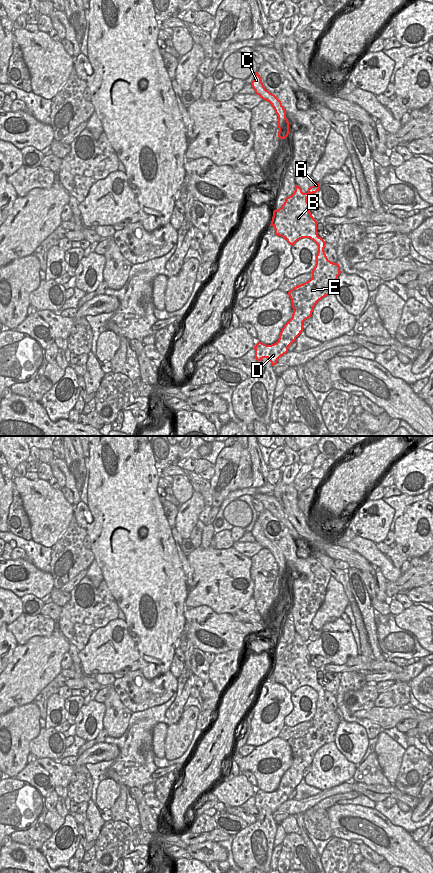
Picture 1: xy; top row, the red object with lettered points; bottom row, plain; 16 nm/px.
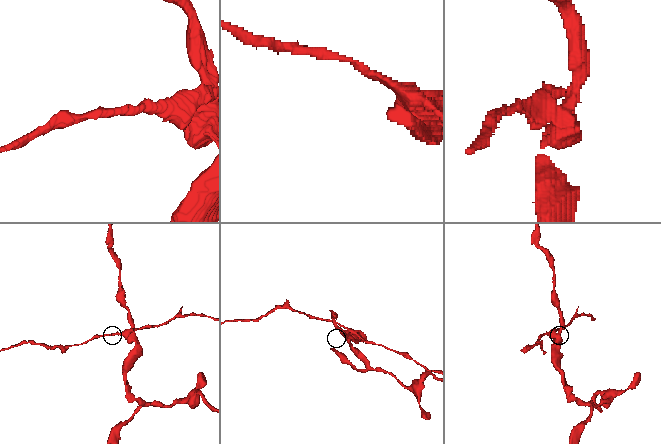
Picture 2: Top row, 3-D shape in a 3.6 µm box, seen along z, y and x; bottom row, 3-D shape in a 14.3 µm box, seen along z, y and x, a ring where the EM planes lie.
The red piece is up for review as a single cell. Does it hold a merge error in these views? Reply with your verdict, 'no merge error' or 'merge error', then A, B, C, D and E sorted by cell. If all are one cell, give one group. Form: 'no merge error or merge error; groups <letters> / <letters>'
merge error; groups A / B C D E

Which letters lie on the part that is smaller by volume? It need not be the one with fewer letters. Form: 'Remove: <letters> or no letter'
Remove: A

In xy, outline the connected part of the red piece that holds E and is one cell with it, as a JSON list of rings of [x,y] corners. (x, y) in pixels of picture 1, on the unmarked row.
[[[296,633],[294,641],[287,645],[278,658],[273,659],[271,674],[275,683],[281,684],[293,694],[302,686],[310,686],[318,693],[316,712],[312,718],[312,726],[288,740],[291,747],[293,762],[282,776],[276,791],[266,793],[258,790],[255,794],[255,807],[261,809],[268,806],[272,814],[278,807],[288,800],[289,794],[303,779],[303,770],[310,766],[319,748],[334,742],[335,733],[340,723],[338,711],[331,710],[324,699],[325,689],[317,682],[318,670],[310,660],[307,646],[312,641],[303,641]]]

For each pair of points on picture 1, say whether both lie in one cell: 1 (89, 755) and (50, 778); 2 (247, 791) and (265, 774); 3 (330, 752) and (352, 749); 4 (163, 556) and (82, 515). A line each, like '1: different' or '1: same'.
1: same
2: different
3: different
4: different

